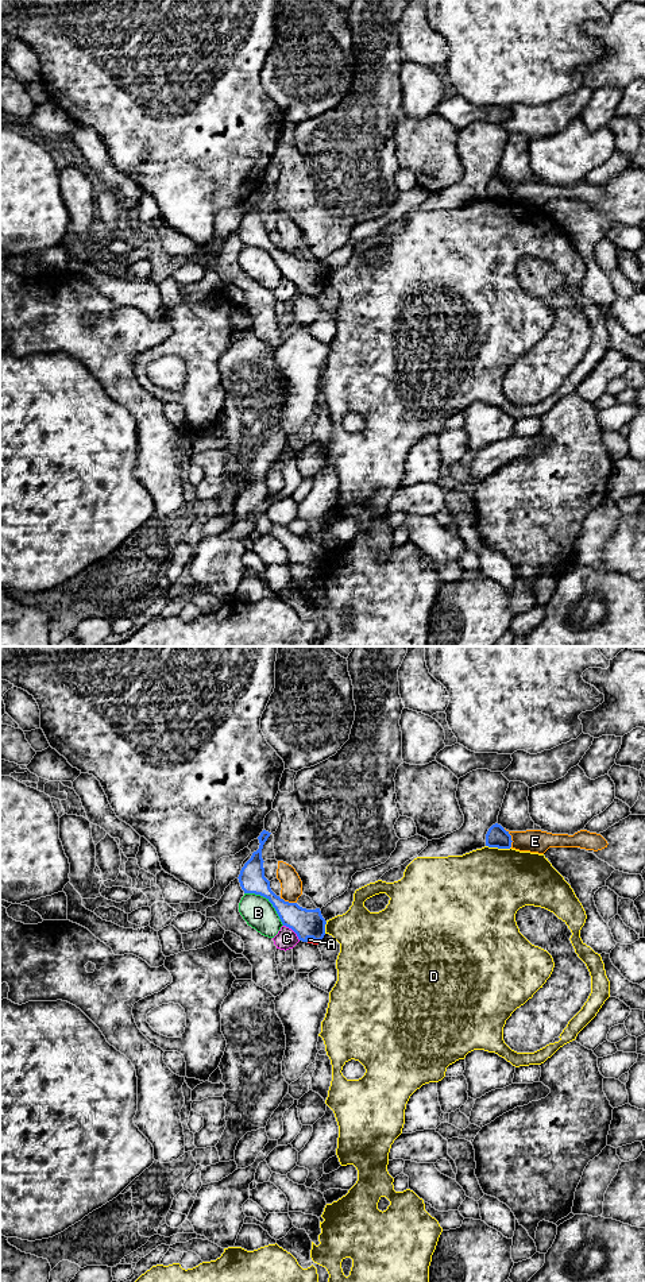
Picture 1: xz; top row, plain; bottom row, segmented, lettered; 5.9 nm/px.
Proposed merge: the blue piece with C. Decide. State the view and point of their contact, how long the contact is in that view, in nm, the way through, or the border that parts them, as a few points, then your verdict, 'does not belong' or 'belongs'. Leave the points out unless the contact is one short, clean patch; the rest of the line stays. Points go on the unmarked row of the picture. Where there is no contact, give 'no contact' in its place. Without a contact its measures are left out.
xz (293, 282) | 140 nm | along xz (284, 277), (300, 292) | does not belong

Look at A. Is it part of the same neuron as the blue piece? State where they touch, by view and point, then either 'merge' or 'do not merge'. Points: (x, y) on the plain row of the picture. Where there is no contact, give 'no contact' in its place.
contact xz (312, 289); do not merge

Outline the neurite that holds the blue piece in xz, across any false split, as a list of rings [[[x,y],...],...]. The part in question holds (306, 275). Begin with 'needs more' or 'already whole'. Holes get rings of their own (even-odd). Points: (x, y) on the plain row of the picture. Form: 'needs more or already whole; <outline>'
already whole; [[[263,182],[259,192],[259,201],[252,205],[239,227],[239,235],[244,246],[255,246],[266,250],[275,260],[283,278],[291,281],[300,293],[308,294],[309,290],[320,294],[325,287],[325,271],[320,260],[306,262],[297,255],[289,255],[277,248],[270,233],[264,229],[262,201],[271,185]]]

